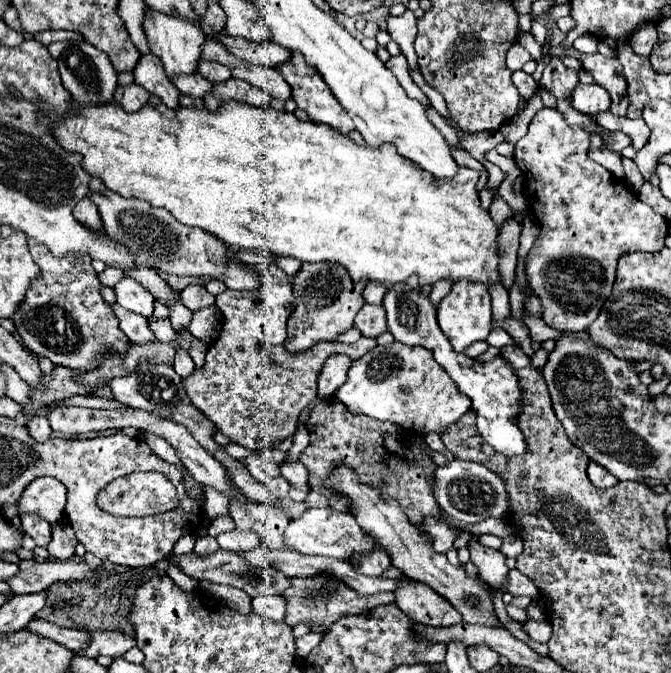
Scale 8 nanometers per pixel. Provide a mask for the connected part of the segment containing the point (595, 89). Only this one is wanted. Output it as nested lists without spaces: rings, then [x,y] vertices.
[[[579,84],[573,90],[573,106],[585,114],[601,114],[609,110],[609,94],[599,84]]]

